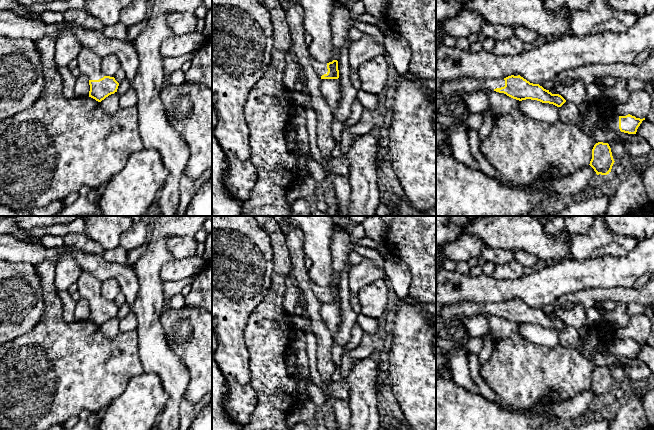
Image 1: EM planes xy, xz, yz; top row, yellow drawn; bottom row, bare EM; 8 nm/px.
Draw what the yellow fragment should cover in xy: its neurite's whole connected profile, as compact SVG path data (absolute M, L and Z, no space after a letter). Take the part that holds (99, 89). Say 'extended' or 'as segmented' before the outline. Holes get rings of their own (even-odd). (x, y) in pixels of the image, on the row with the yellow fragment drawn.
extended; M83 47L78 57L78 69L89 79L89 97L101 102L106 97L117 92L119 83L114 77L105 76L101 71L102 58L90 48Z

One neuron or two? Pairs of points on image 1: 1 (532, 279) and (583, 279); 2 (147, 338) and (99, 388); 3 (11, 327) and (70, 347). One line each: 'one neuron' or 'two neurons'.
1: one neuron
2: two neurons
3: two neurons

